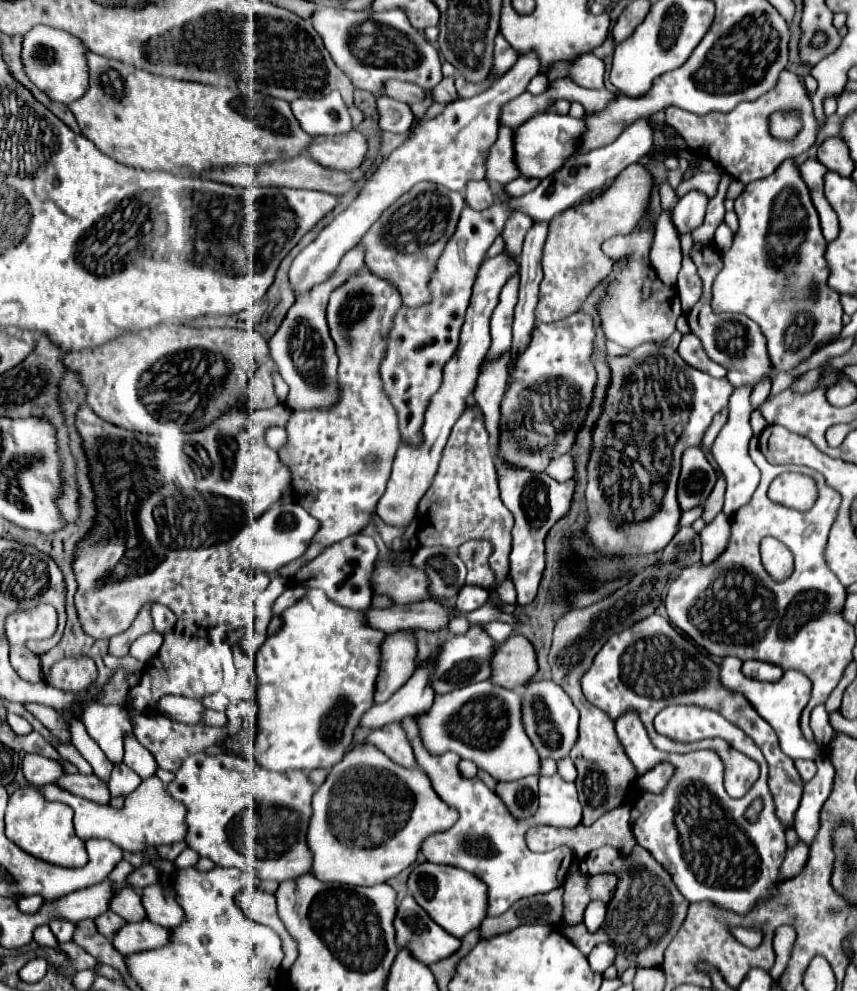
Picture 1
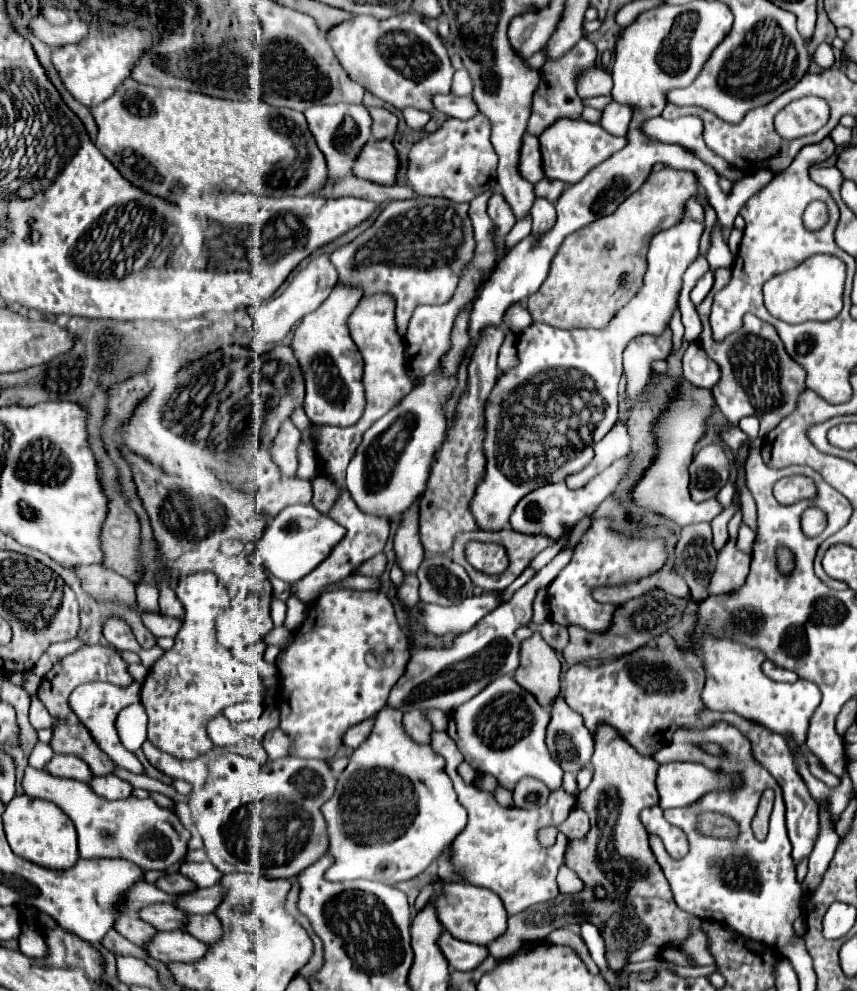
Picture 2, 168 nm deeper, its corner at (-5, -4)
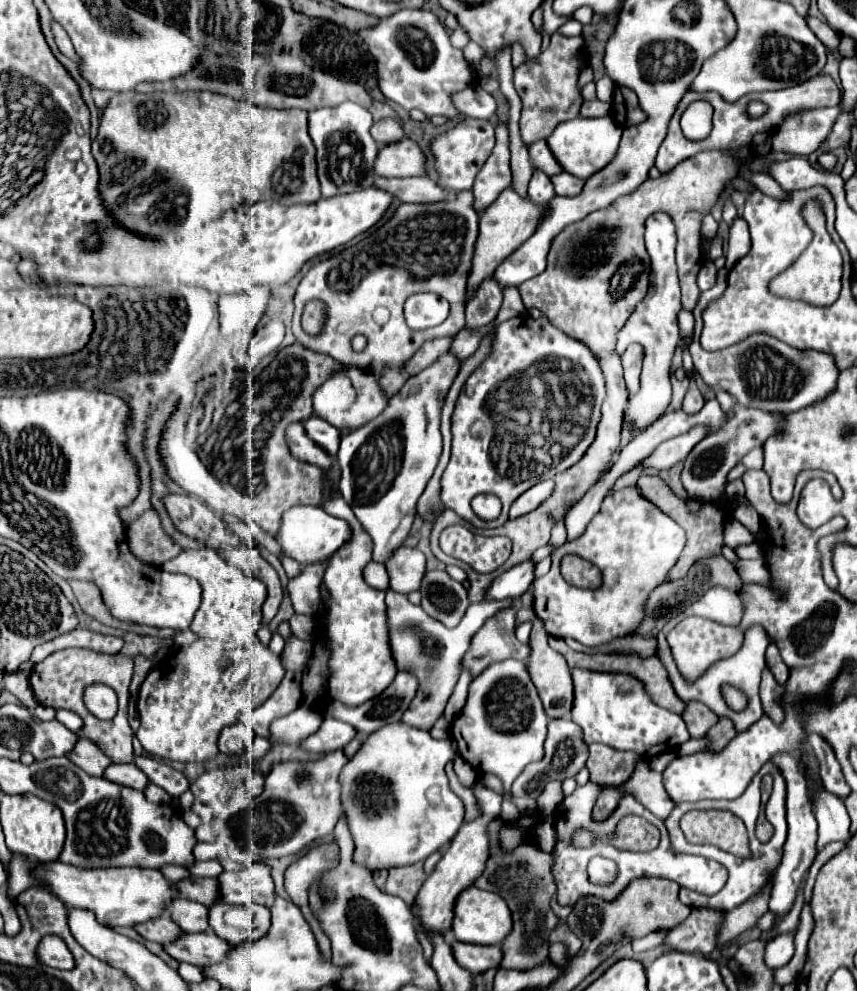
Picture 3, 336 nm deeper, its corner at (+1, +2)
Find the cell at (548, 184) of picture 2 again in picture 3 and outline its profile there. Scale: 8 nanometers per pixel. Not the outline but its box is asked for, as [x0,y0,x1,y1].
[551,172,583,196]

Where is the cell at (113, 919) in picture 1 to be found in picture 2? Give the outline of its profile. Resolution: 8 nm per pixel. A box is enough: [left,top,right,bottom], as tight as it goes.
[115,912,157,946]

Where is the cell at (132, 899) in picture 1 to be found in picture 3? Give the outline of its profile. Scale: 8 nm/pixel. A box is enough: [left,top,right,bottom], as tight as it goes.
[165,896,207,932]

